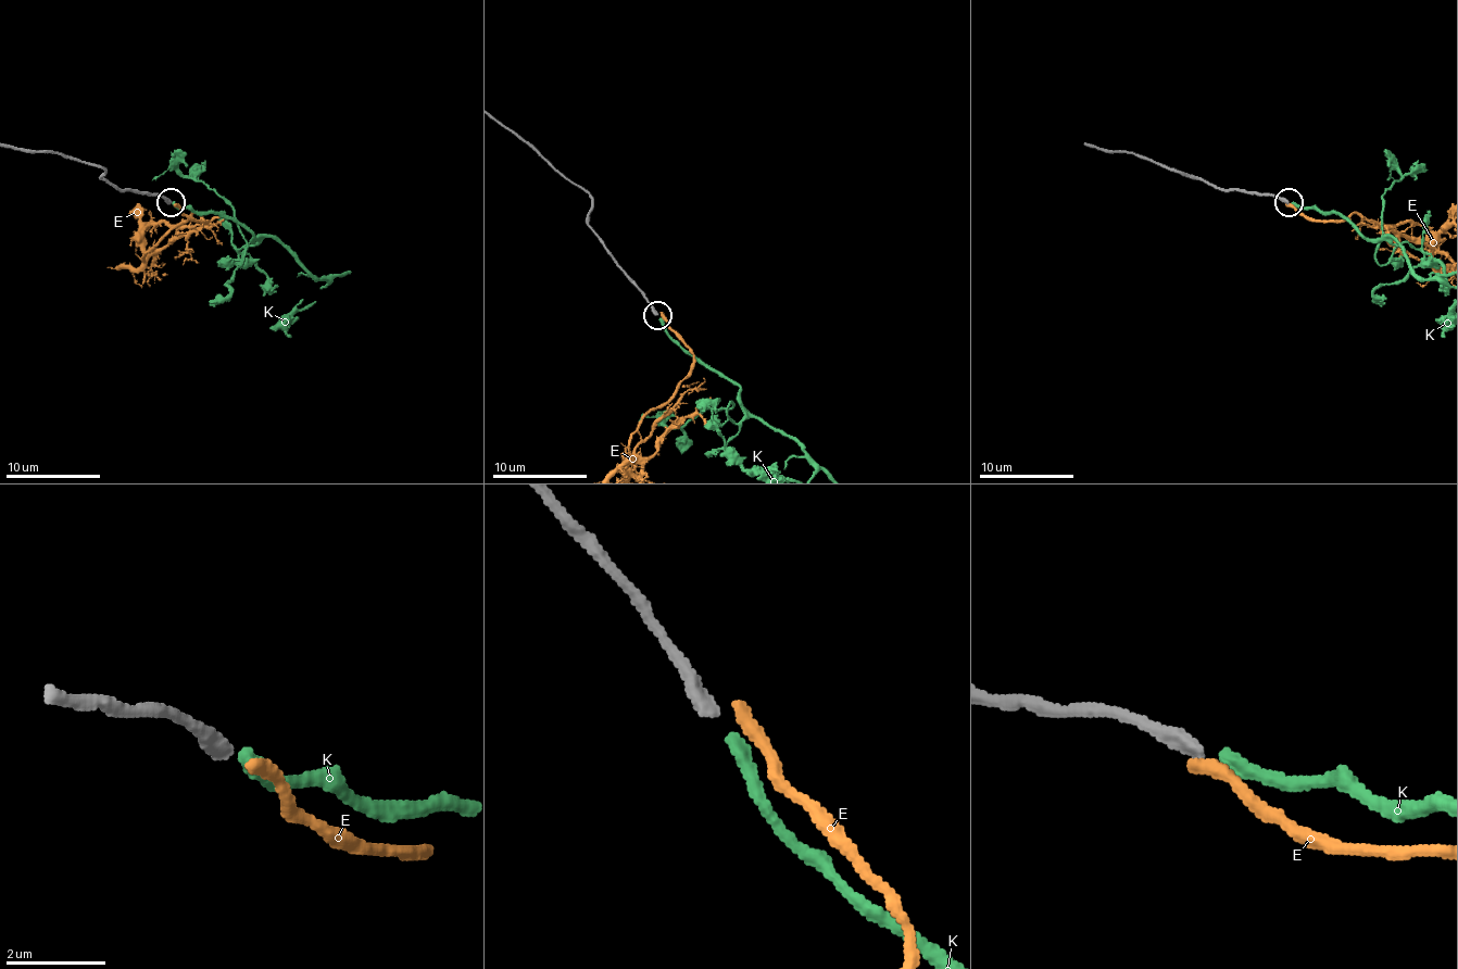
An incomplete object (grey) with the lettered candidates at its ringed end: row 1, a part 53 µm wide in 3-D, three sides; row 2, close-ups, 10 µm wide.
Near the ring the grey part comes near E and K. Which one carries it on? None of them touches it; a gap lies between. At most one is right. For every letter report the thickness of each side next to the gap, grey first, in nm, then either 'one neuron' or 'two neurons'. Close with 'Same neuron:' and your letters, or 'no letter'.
E: 320/300 nm | two neurons
K: 320/280 nm | two neurons
Same neuron: no letter

